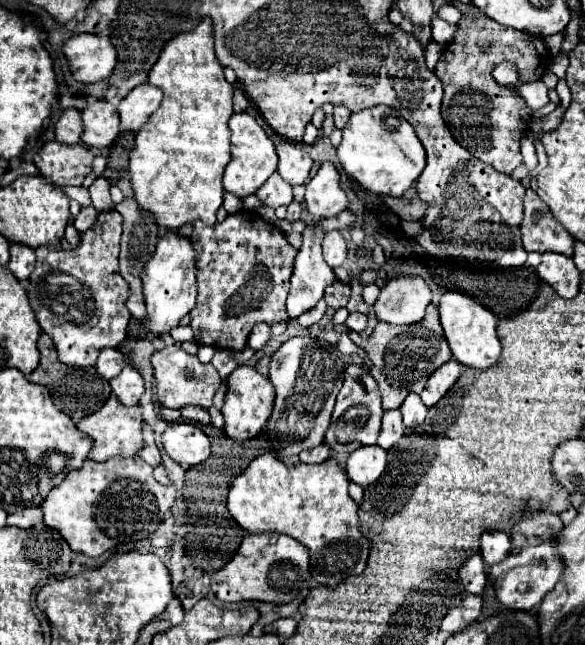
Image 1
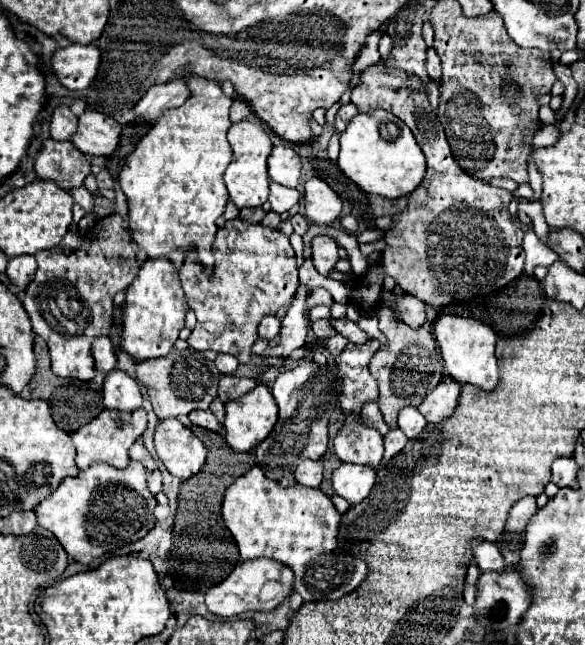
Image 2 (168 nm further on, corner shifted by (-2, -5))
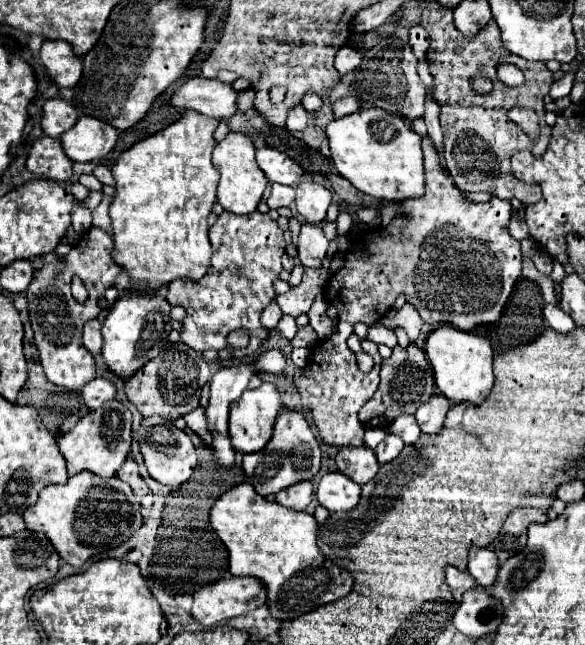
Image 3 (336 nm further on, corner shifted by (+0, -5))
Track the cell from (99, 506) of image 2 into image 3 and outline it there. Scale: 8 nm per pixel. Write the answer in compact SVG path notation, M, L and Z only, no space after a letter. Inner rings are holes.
M77 473L65 485L49 485L39 493L35 505L23 513L29 531L45 533L57 553L73 567L81 567L89 557L105 553L129 541L143 525L141 503L133 489L115 477L99 477L95 473Z

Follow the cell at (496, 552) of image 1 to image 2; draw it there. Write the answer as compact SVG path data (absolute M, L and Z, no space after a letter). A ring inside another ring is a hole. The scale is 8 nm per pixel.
M475 539L471 543L471 549L473 549L473 559L475 559L475 563L481 571L503 573L505 561L503 561L503 557L501 557L495 543L489 543L485 539Z

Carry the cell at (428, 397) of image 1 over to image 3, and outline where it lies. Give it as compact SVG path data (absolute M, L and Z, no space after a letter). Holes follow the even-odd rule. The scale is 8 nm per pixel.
M433 395L415 413L415 419L417 419L421 431L423 433L439 433L443 429L445 415L449 409L451 409L451 401L447 401L447 397Z

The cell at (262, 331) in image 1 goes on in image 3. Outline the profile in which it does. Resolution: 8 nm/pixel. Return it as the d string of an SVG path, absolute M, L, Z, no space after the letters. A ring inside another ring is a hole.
M273 301L263 313L261 313L261 323L265 325L265 329L275 329L277 327L277 323L279 323L279 319L281 319L281 309L279 309L279 305Z

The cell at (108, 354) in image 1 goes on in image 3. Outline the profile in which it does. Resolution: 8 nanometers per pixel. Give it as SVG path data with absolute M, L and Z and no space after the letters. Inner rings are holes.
M97 319L89 321L83 329L83 345L91 351L93 357L101 355L101 347L103 347L103 337L101 337L101 323Z

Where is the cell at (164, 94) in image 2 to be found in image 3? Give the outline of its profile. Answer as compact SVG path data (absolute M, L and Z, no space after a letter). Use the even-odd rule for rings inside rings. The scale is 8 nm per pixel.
M193 77L187 79L173 95L171 105L179 109L195 109L207 117L227 119L237 111L237 93L219 79Z

